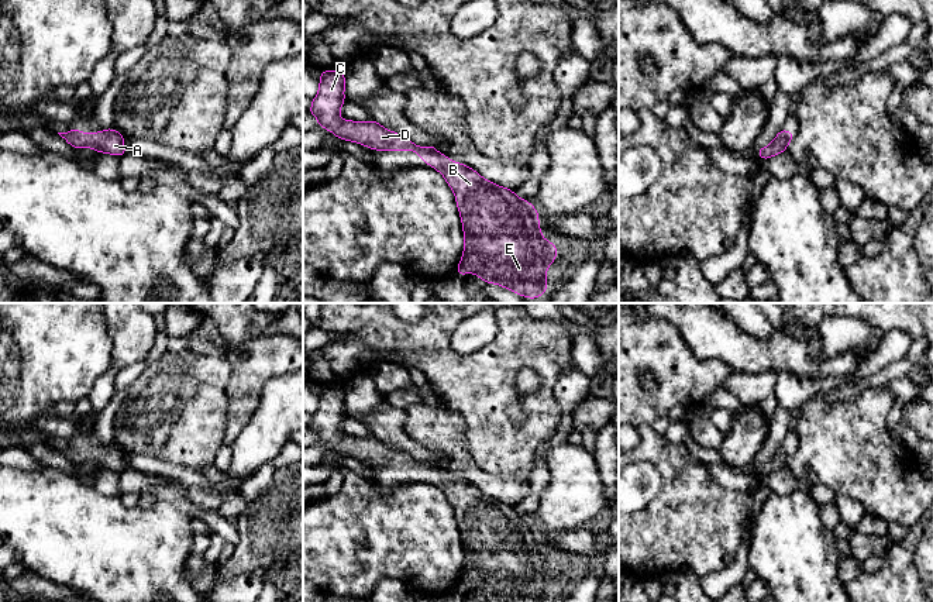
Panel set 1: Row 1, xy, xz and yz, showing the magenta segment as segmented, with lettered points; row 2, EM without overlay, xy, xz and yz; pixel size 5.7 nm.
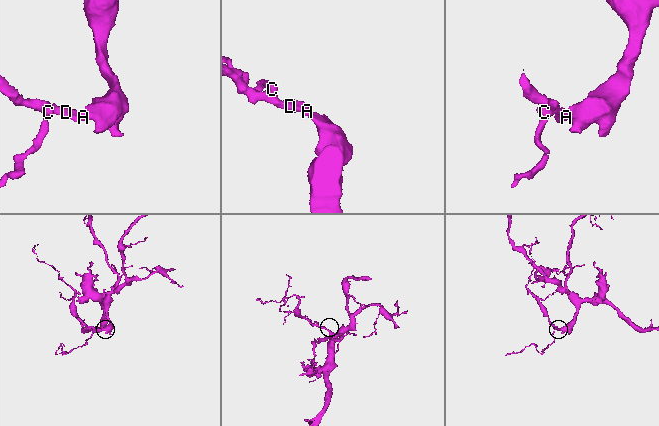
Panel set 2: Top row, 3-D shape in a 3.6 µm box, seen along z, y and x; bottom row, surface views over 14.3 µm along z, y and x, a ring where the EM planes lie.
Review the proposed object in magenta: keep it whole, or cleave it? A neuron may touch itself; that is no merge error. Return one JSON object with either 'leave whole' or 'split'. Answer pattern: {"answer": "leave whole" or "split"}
{"answer": "leave whole"}

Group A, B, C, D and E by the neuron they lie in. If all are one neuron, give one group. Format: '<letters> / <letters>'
A B C D E

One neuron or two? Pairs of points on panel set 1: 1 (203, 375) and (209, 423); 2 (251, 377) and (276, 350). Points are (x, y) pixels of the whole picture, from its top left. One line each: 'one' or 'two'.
1: two
2: one

